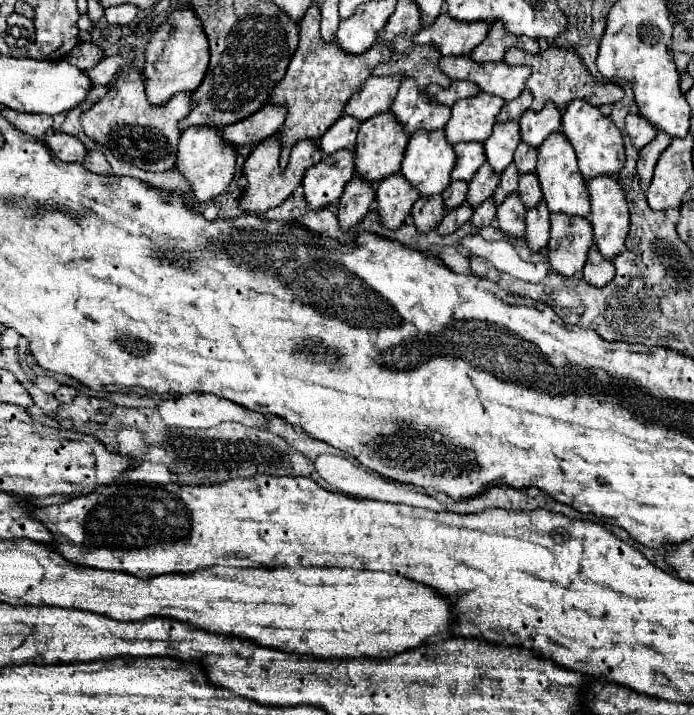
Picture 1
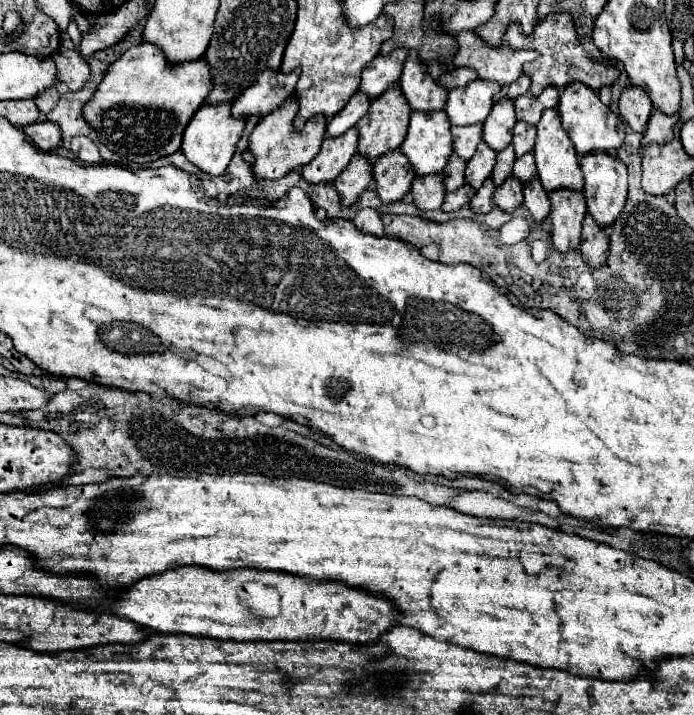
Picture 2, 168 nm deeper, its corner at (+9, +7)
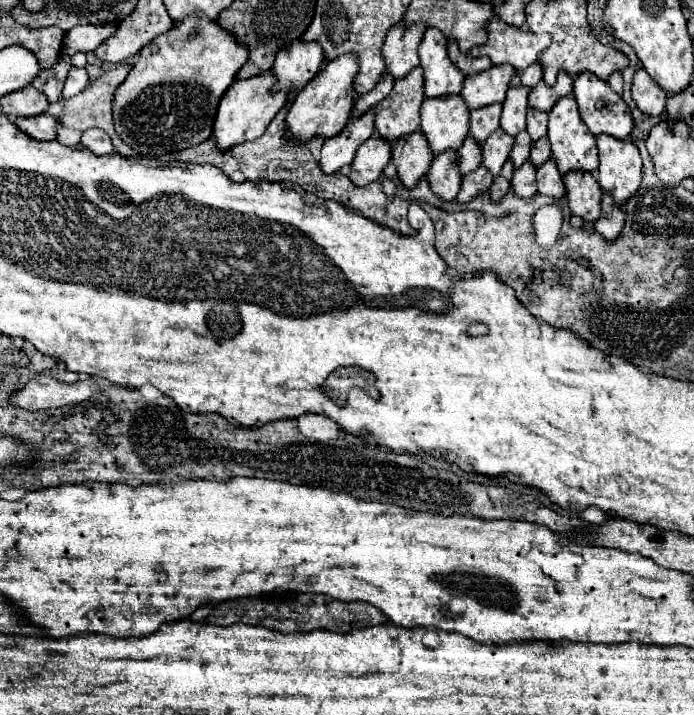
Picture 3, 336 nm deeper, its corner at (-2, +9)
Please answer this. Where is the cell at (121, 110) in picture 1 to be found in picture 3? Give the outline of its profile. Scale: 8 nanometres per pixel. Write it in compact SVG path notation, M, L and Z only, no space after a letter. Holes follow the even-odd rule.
M204 13L188 15L168 33L158 35L152 43L146 45L146 55L140 55L140 61L134 63L126 81L118 87L114 99L116 133L122 137L124 143L146 157L158 157L202 143L204 139L212 137L218 103L246 59L248 47L242 47L236 37L230 35L230 31L224 31L218 25L218 21L208 19Z

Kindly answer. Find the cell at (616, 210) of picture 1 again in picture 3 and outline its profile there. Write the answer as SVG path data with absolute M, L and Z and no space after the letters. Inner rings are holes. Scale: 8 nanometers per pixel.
M610 135L596 137L600 151L598 183L616 203L626 203L642 183L642 157L638 147L628 139Z

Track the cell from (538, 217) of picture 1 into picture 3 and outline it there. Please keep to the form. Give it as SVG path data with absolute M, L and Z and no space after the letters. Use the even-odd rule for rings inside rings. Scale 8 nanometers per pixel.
M548 159L544 165L538 167L538 193L550 195L554 199L562 199L566 195L564 181L554 159Z

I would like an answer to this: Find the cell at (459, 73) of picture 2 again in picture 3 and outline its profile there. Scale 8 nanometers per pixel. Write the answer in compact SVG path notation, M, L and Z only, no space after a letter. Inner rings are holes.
M460 53L460 57L456 59L456 65L464 75L476 75L476 73L488 69L492 65L492 61L486 55L484 57L472 57L468 53Z

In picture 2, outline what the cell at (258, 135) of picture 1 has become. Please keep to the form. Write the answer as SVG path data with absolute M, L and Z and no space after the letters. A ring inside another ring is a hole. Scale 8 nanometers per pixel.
M265 71L261 77L233 103L233 117L263 117L281 107L295 89L297 71L283 75L281 71Z

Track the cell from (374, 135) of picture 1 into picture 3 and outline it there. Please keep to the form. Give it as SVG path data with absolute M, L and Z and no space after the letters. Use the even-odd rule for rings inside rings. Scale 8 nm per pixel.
M422 67L412 69L406 77L396 79L394 89L376 105L376 131L388 141L420 129L420 105L424 101Z

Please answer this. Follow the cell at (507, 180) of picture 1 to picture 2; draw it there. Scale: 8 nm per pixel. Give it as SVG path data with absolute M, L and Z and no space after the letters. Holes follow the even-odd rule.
M511 145L507 149L503 149L501 153L497 153L497 163L495 163L495 169L491 173L491 179L493 179L495 187L501 187L503 181L511 175L513 163L515 163L515 153L513 153Z

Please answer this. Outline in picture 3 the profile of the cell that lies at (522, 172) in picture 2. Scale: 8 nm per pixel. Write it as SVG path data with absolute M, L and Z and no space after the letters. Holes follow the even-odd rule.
M542 137L538 141L532 143L532 153L530 153L530 161L540 167L542 163L546 163L550 159L550 141L548 137Z

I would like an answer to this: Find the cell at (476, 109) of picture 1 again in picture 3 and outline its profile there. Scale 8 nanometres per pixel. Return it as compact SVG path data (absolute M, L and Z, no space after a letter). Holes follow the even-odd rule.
M508 63L492 65L488 71L466 77L464 89L460 95L464 97L464 101L468 103L470 109L486 107L492 103L502 103L506 97L508 83L514 77L514 73L516 71Z

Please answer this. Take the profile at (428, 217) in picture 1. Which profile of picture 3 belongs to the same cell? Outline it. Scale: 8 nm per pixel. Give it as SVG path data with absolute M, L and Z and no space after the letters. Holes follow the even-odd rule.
M444 151L434 157L428 171L428 181L432 191L444 201L452 201L460 191L462 175L456 159L458 159L456 151Z

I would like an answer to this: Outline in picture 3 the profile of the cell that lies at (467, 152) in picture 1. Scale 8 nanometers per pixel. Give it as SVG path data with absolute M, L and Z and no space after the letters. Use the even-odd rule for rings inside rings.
M492 103L490 107L474 109L470 113L470 135L478 143L484 143L486 137L500 127L498 125L500 123L500 113L502 113L502 105L500 103Z

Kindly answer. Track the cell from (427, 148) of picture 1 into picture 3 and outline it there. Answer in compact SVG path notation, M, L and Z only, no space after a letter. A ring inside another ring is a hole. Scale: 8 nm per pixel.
M444 95L440 99L424 99L422 107L420 107L420 115L422 115L422 133L426 135L430 149L434 153L440 151L458 151L462 141L468 135L468 121L470 121L470 111L466 101L460 95Z

